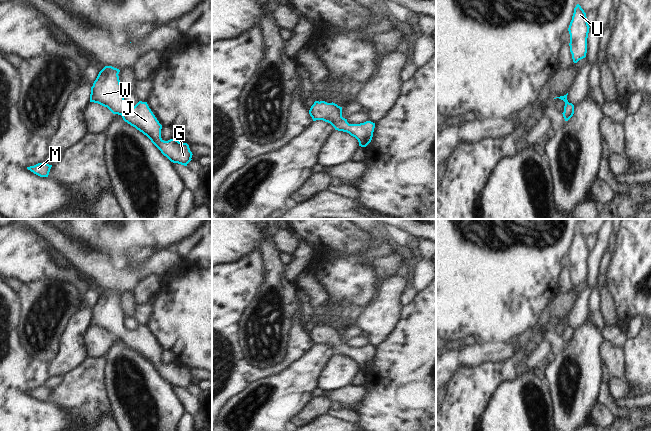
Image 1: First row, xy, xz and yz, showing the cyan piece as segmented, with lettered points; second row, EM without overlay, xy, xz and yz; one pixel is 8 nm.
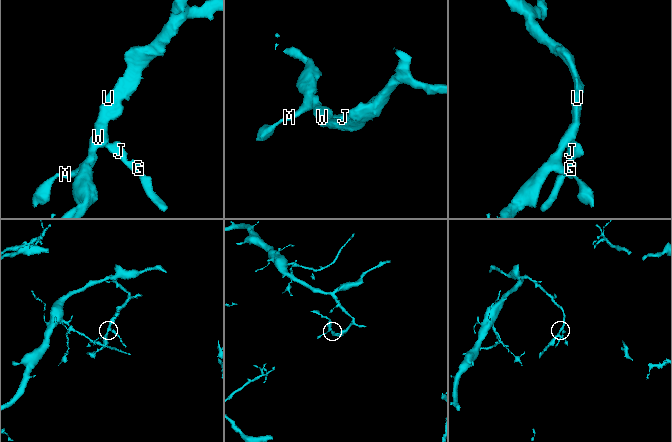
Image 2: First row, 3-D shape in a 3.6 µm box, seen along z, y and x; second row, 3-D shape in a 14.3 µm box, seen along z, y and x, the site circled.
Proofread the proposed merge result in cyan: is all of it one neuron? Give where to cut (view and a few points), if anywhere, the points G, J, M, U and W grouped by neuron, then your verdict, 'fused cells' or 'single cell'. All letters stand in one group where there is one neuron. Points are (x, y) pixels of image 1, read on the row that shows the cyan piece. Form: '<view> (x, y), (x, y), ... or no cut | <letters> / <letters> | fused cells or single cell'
no cut | G J M U W | single cell

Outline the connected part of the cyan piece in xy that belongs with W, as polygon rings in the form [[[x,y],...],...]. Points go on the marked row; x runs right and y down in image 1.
[[[105,66],[99,72],[91,87],[90,102],[98,103],[113,114],[121,115],[125,122],[146,135],[171,162],[187,166],[193,155],[189,145],[175,138],[168,141],[161,138],[162,125],[147,102],[139,101],[134,107],[126,106],[119,72],[119,69],[112,66]]]

